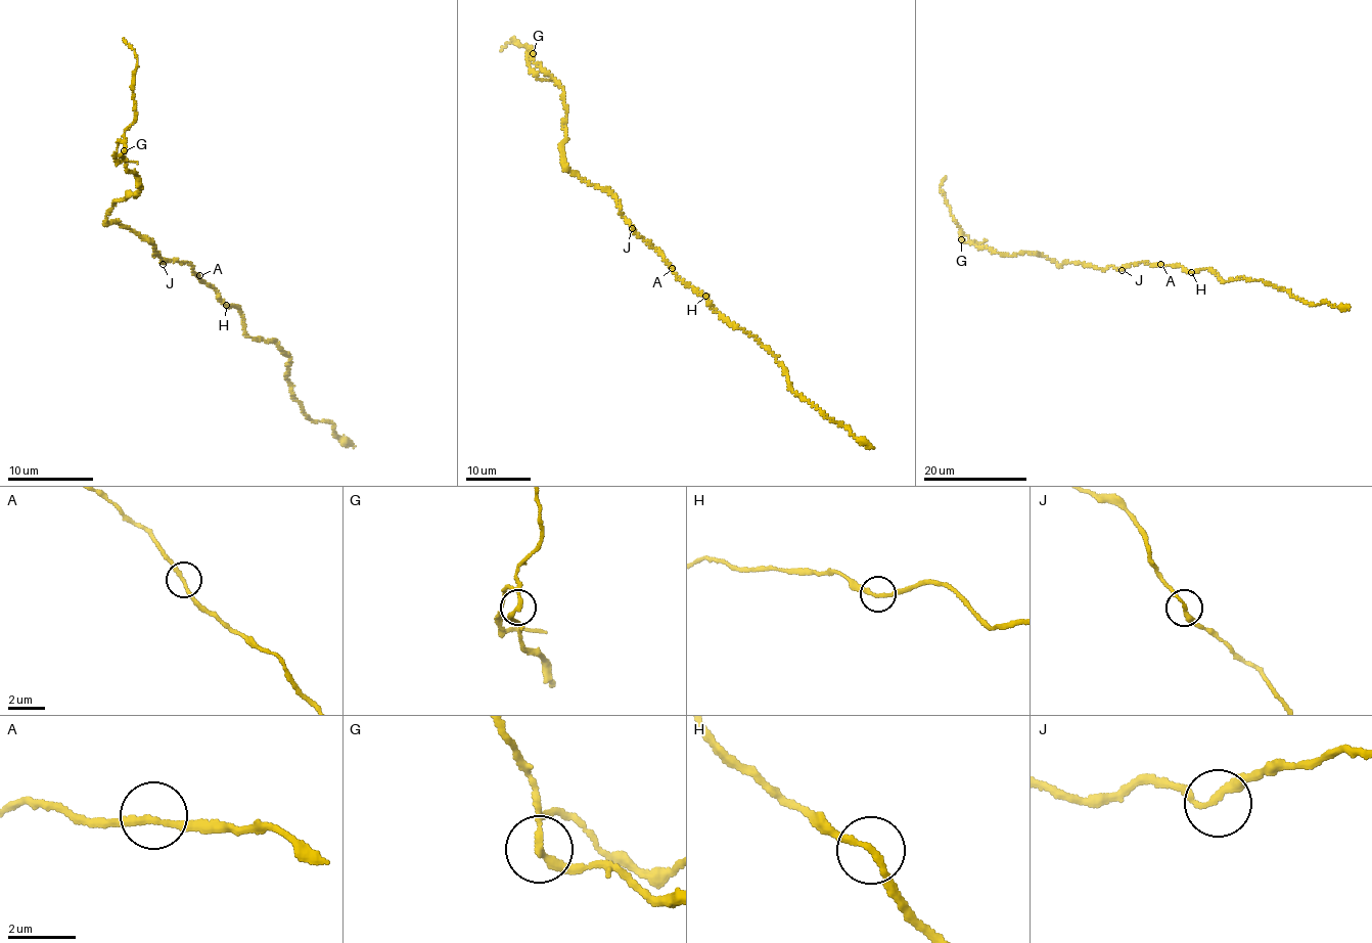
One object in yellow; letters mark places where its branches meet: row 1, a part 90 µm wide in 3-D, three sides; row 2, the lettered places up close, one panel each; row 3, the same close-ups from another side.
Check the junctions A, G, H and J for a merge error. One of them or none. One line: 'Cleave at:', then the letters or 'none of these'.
Cleave at: G

